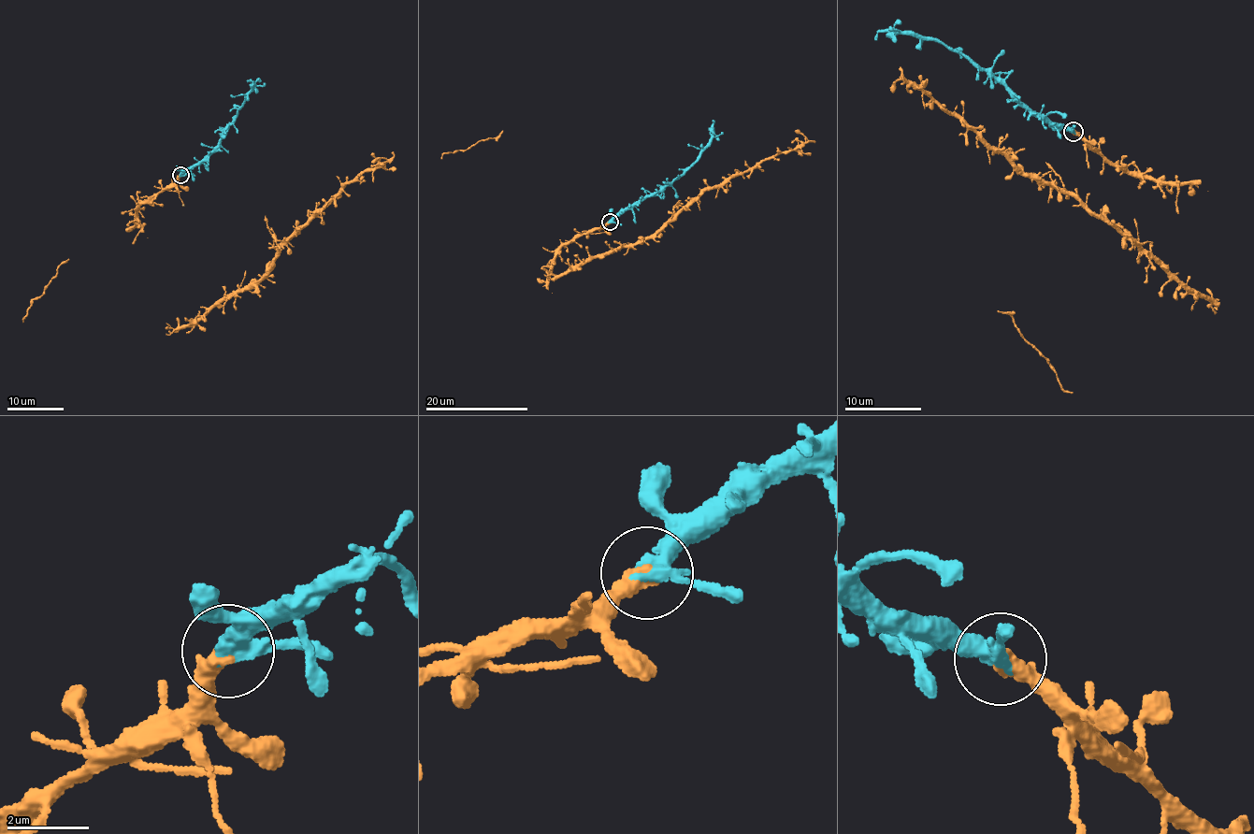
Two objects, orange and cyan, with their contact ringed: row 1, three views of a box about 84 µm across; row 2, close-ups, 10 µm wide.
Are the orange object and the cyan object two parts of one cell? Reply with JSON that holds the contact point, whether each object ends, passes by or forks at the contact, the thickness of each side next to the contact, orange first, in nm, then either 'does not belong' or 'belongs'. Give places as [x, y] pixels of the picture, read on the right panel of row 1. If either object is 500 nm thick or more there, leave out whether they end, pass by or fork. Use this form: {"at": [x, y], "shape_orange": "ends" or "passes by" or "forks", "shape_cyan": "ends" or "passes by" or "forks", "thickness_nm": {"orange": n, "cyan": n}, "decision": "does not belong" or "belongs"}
{"at": [1073, 131], "shape_orange": "ends", "shape_cyan": "passes by", "thickness_nm": {"orange": 400, "cyan": 360}, "decision": "belongs"}

